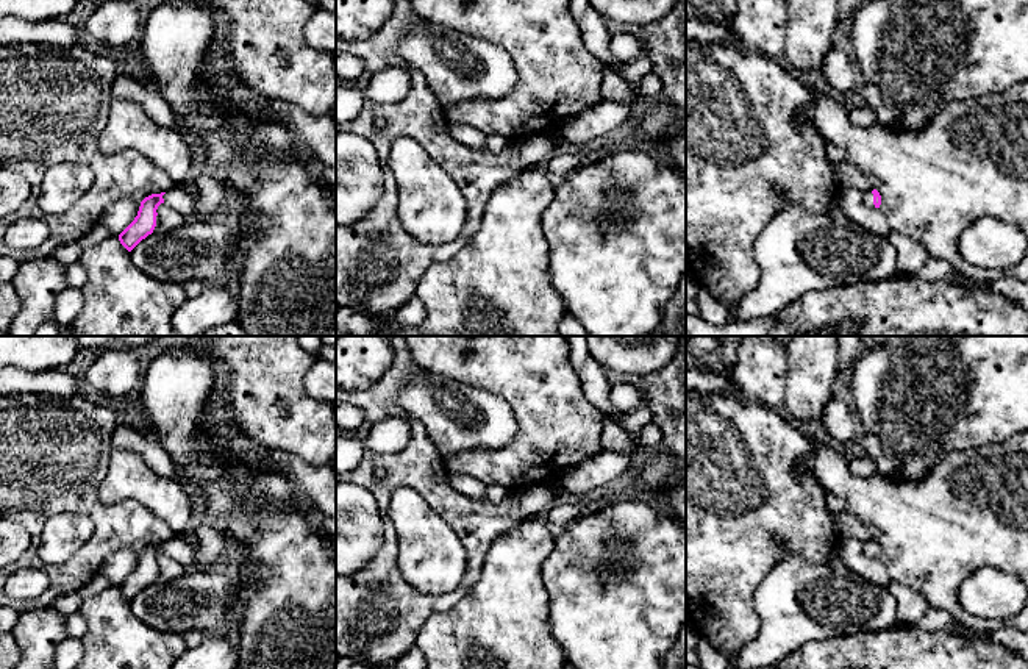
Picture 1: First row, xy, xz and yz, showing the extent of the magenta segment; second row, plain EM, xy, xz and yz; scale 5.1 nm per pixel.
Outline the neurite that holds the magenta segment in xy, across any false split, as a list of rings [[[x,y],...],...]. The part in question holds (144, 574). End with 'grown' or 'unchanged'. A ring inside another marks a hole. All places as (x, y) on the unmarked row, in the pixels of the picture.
[[[172,538],[167,542],[152,544],[141,552],[134,571],[119,585],[120,594],[131,602],[142,589],[153,583],[156,577],[156,560],[161,553],[178,561],[186,571],[195,564],[195,541],[186,538]]] | grown

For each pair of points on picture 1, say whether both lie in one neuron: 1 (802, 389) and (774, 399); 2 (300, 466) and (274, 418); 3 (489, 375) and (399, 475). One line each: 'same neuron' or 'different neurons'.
1: different neurons
2: different neurons
3: different neurons

